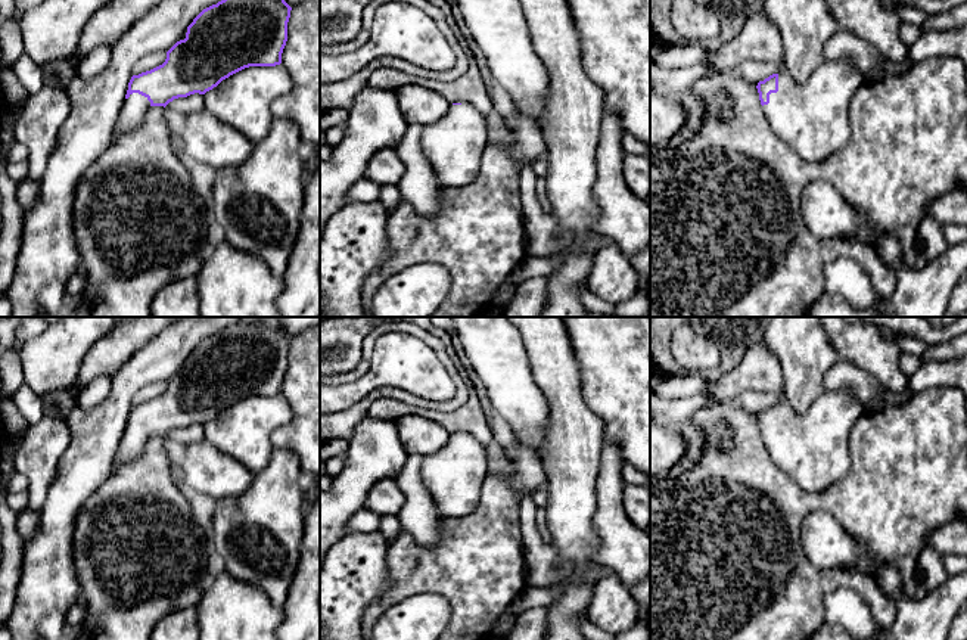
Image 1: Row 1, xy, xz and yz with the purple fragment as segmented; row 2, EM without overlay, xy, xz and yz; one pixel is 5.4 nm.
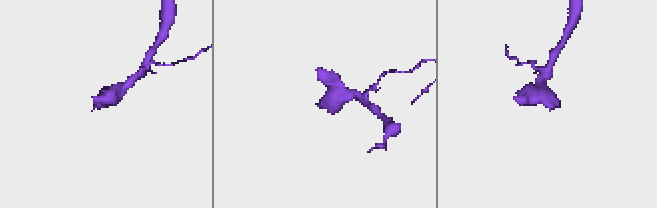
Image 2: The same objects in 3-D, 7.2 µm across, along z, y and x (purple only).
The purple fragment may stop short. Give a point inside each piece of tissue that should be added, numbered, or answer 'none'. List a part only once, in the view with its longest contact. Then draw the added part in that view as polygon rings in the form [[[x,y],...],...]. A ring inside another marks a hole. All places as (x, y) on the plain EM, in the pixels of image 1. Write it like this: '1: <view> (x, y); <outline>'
1: yz (811, 449); [[[846,389],[824,391],[805,414],[796,414],[784,400],[777,404],[778,422],[771,423],[769,434],[764,435],[774,463],[808,493],[824,491],[846,476],[851,467],[849,434],[867,407]]]

